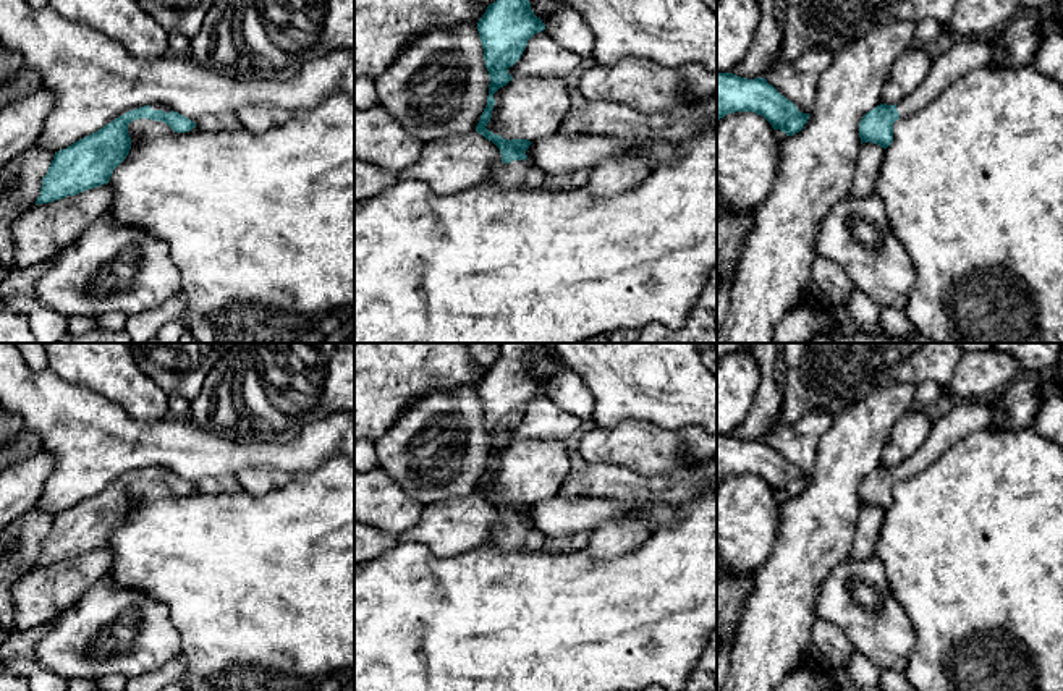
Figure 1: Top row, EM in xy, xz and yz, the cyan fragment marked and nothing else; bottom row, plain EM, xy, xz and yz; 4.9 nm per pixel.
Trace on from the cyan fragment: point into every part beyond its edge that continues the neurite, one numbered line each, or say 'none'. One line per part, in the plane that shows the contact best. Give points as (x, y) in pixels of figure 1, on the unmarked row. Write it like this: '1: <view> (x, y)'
1: xz (520, 536)

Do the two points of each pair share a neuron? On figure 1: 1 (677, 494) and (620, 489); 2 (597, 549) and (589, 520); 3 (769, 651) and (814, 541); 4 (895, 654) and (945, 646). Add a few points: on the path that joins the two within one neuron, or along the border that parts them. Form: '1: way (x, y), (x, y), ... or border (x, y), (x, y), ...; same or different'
1: way (662, 489), (635, 489); same
2: border (628, 518), (614, 518), (592, 531); different
3: way (777, 623), (785, 586), (796, 568); same
4: border (906, 614), (914, 631), (914, 648), (903, 672); different

